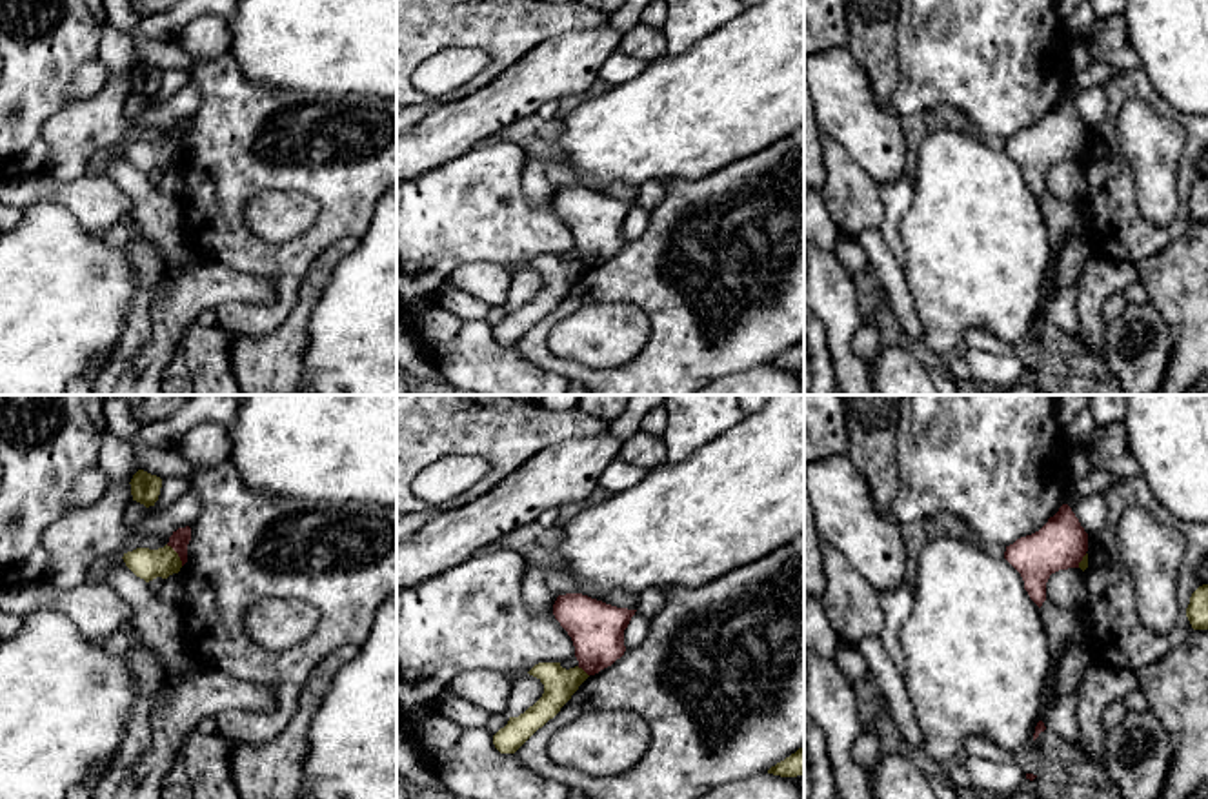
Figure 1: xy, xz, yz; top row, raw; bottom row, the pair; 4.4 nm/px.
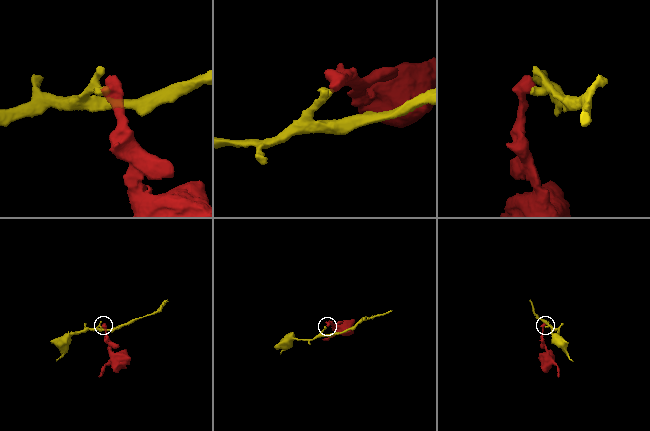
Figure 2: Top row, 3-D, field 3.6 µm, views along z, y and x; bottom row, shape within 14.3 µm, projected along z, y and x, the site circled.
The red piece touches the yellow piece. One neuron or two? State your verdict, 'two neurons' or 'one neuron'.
two neurons

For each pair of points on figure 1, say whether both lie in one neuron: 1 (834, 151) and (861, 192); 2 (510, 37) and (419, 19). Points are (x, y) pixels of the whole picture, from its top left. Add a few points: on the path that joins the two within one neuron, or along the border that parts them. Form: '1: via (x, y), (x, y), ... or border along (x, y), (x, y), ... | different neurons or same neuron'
1: via (837, 161), (841, 171), (852, 182) | same neuron
2: via (488, 19), (441, 19) | same neuron

